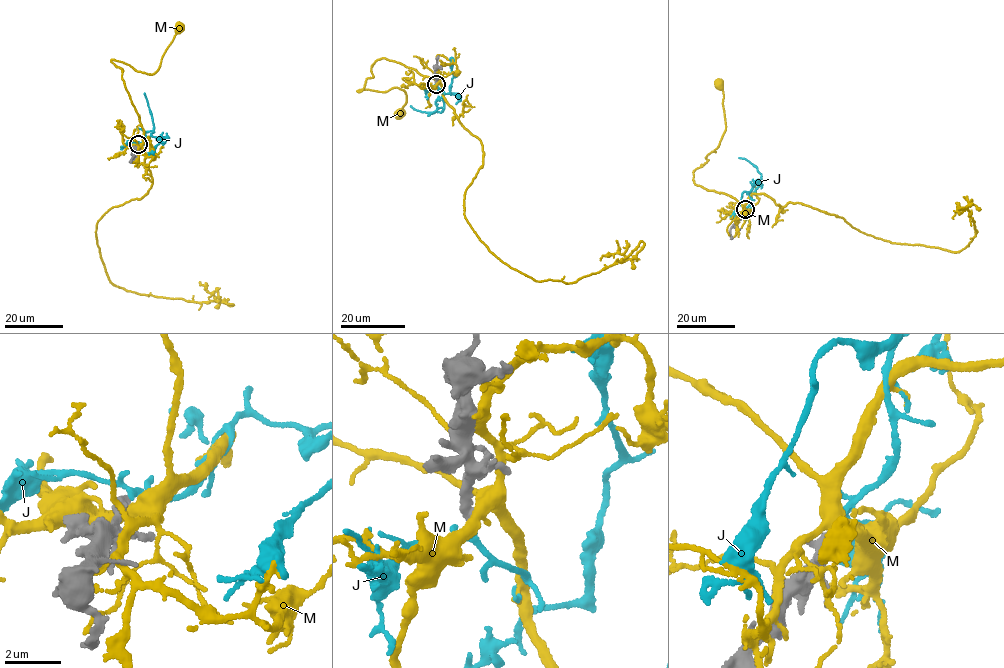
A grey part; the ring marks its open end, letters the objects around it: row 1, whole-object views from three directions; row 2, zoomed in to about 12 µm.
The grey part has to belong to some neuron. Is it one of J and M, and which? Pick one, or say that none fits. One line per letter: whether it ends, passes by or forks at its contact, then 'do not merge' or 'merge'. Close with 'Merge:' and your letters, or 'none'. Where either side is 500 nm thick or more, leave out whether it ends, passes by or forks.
J: it passes by | merge
M: it passes by | do not merge
Merge: J

